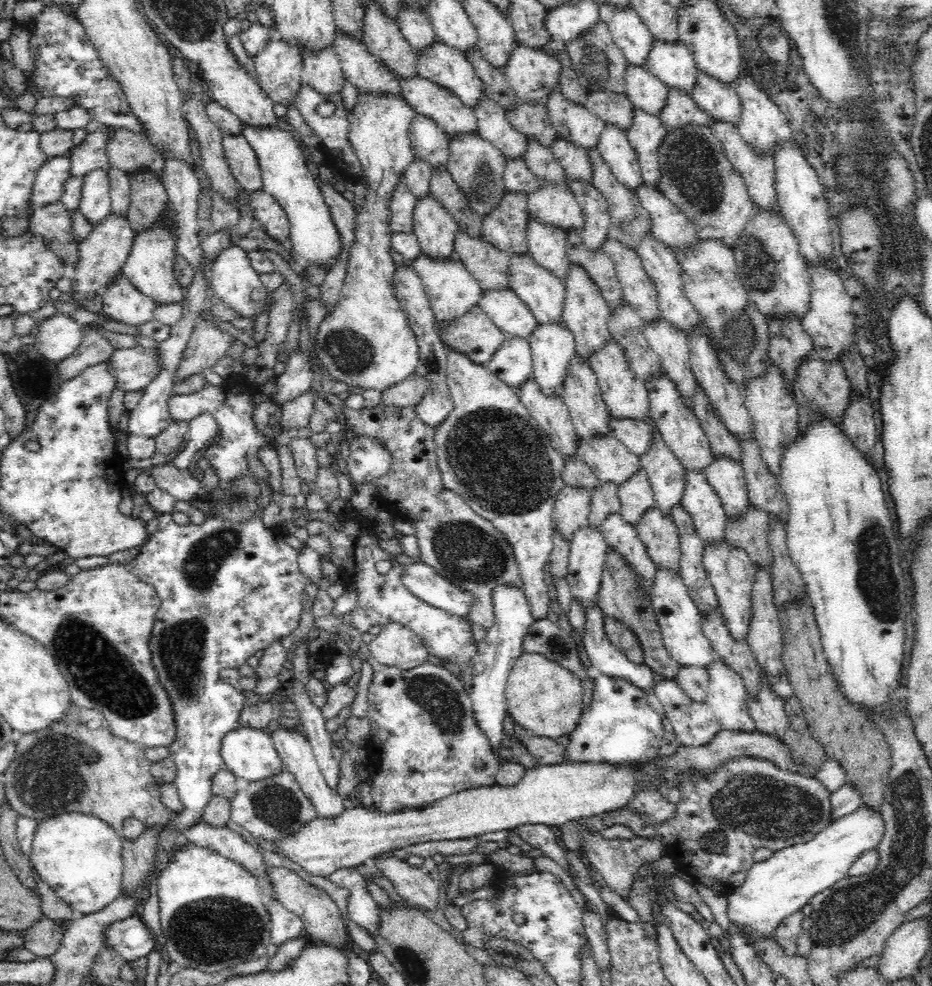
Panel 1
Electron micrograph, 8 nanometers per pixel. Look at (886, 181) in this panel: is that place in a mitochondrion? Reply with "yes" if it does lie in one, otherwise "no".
yes

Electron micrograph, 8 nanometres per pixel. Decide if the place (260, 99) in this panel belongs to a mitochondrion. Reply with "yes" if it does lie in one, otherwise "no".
no

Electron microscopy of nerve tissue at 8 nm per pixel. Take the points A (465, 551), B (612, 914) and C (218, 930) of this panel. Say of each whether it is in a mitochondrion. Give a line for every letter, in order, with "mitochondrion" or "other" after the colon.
A: mitochondrion
B: other
C: mitochondrion

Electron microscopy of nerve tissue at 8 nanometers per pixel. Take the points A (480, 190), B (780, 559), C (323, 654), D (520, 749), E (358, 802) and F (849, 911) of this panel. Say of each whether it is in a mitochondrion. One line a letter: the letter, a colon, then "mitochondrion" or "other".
A: mitochondrion
B: other
C: other
D: other
E: other
F: mitochondrion

